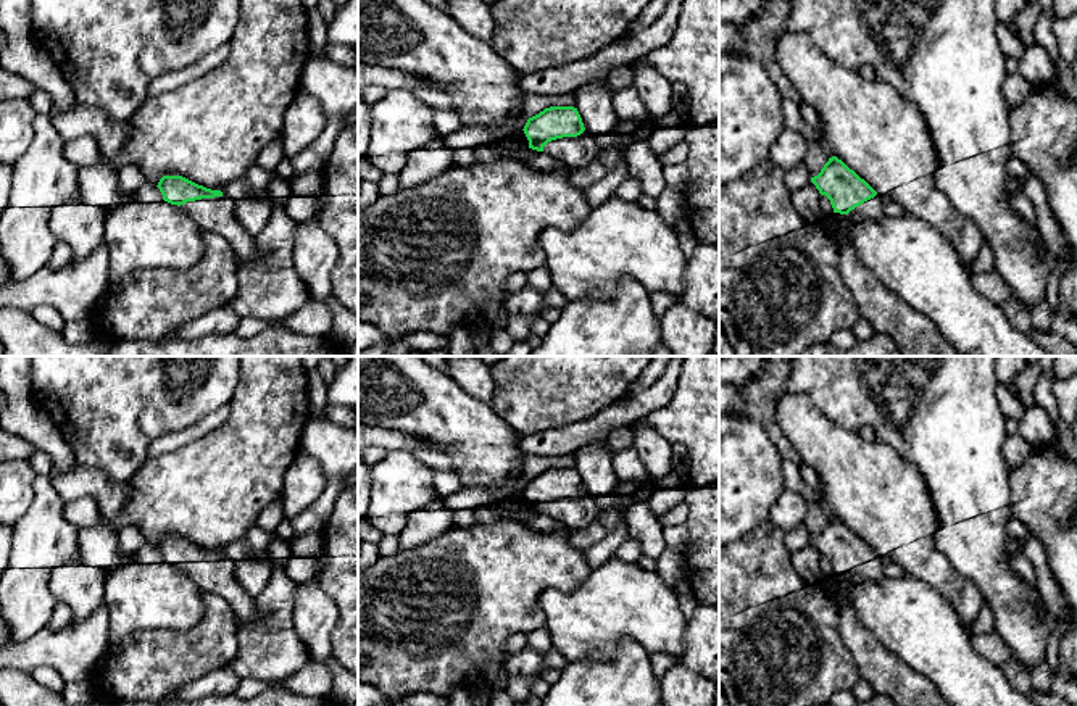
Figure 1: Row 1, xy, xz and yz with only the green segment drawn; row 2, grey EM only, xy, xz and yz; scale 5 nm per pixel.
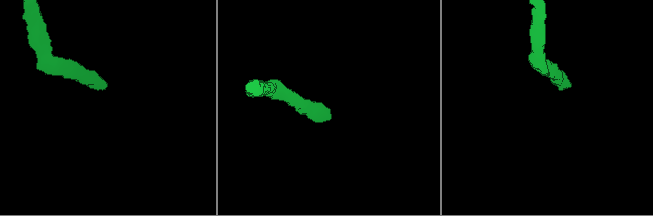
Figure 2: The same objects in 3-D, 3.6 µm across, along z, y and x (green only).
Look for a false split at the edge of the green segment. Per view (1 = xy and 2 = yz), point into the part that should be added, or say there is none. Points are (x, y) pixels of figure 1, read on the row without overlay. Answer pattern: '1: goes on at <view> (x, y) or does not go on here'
1: goes on at xy (215, 576)
2: goes on at yz (871, 571)

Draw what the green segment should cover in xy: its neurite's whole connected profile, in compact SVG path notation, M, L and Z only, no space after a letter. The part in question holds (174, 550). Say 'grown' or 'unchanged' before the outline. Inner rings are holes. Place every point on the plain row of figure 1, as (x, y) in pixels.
grown; M163 537L156 548L164 563L181 567L202 592L222 596L237 625L256 619L255 598L234 577L235 561L182 537Z

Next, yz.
grown; M837 517L829 519L811 543L830 561L834 574L846 575L853 583L885 579L882 556Z

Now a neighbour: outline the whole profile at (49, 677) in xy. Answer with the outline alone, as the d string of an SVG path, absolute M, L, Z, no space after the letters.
M39 666L31 672L31 675L45 688L61 691L64 687L61 675L50 666Z

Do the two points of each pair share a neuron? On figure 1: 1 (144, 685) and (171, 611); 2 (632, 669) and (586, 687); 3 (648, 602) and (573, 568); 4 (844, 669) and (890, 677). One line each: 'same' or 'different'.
1: different
2: same
3: different
4: different

